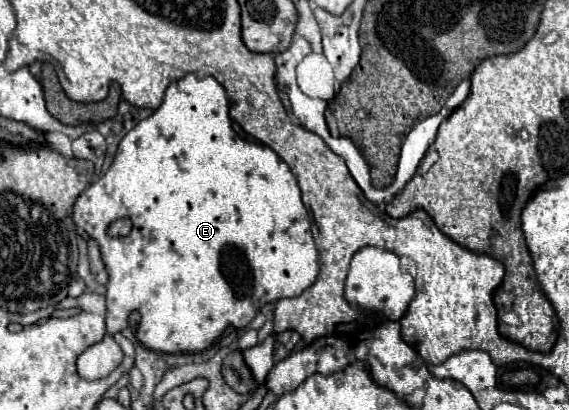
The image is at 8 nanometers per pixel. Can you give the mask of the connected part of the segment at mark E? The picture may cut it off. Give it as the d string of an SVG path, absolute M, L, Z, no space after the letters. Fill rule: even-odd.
M188 74L180 82L172 82L164 94L162 106L152 116L148 116L146 120L136 124L120 140L120 146L118 146L118 152L114 156L110 170L98 182L90 184L76 198L74 210L72 210L74 224L100 244L100 252L102 252L102 258L104 258L104 264L106 264L108 276L110 276L108 286L106 286L108 288L108 292L106 292L108 334L122 332L128 326L130 310L138 310L142 316L142 322L138 326L138 340L146 348L150 348L154 352L166 352L166 354L202 352L202 350L210 348L228 326L246 328L254 320L254 316L258 314L258 310L262 306L266 306L270 302L278 302L282 298L298 296L314 284L318 270L320 270L320 254L318 254L318 248L312 238L310 216L306 214L306 208L300 200L300 188L296 184L296 178L292 176L290 168L280 160L280 156L272 148L268 148L264 144L256 144L256 142L250 144L250 142L242 140L230 126L228 110L230 110L230 104L228 104L226 92L212 76L196 78L194 74ZM120 218L130 218L134 228L124 238L110 238L106 230L112 222L116 222Z

